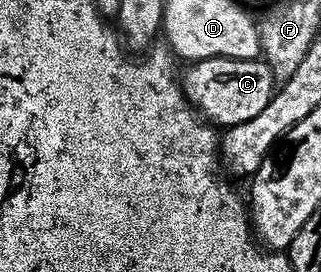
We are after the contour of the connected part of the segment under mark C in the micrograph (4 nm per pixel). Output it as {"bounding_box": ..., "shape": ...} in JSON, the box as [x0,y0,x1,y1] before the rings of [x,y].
{"bounding_box":[180,56,276,129],"shape":[[[217,56],[191,63],[187,68],[190,69],[180,76],[183,96],[211,125],[222,124],[223,129],[248,122],[248,118],[256,118],[256,114],[268,106],[276,91],[272,70],[262,58],[237,60]]]}

